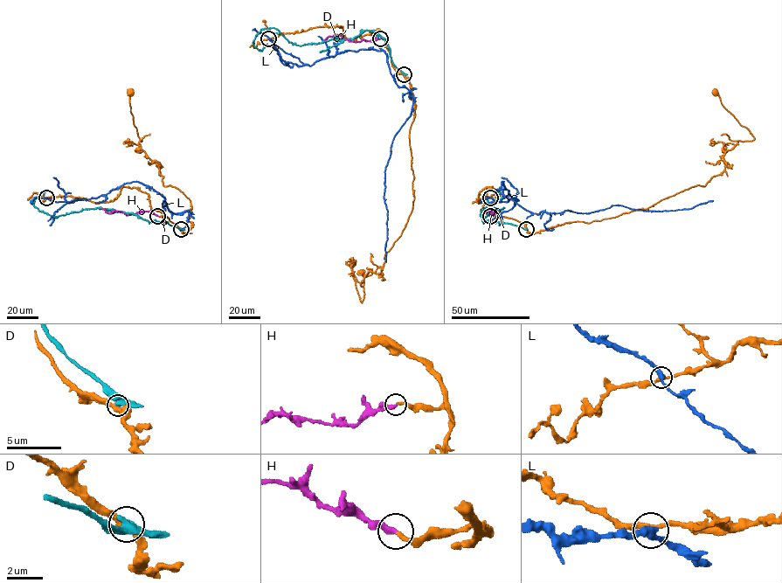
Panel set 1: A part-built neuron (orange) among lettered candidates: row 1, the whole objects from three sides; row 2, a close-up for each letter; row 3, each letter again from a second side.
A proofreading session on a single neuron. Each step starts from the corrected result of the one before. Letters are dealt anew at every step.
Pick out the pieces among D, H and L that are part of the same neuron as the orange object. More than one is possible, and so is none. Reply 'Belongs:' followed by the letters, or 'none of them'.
Belongs: H

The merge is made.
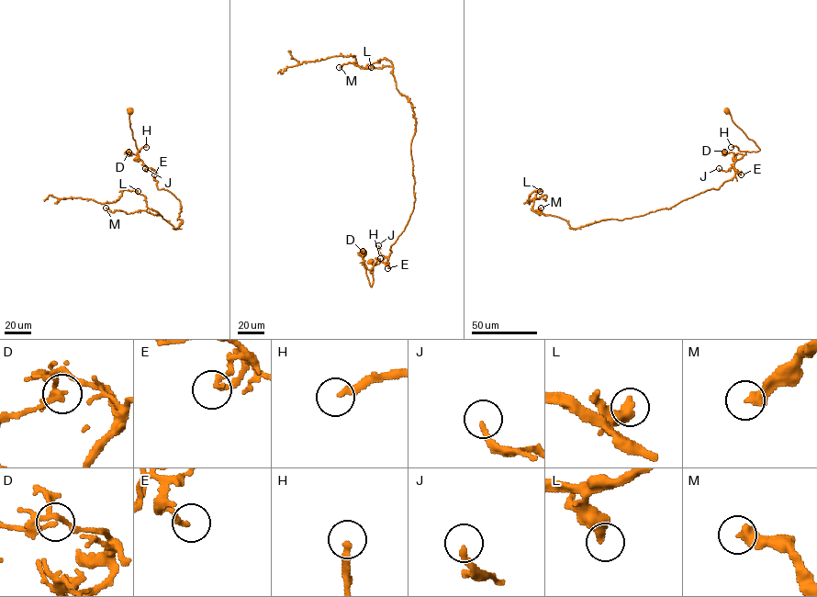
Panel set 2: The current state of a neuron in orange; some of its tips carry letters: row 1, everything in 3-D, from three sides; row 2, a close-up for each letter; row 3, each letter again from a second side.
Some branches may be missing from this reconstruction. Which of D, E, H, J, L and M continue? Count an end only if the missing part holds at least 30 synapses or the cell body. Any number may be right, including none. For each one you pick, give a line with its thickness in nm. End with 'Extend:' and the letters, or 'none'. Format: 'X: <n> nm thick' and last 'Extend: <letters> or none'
Extend: none

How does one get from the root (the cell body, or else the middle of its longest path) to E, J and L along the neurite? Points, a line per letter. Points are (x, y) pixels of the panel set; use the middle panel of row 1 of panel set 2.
E: (363, 254), (371, 287), (373, 277), (370, 271), (374, 264), (381, 261), (387, 264), (387, 268)
J: (363, 254), (371, 287), (373, 277), (370, 271), (377, 261), (384, 257), (379, 252), (378, 245)
L: (363, 254), (371, 287), (370, 271), (387, 262), (415, 200), (414, 113), (392, 63), (371, 67)

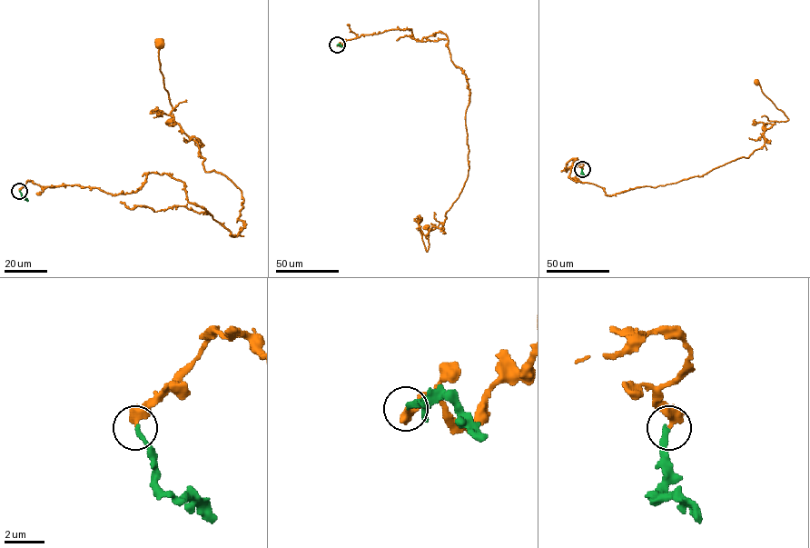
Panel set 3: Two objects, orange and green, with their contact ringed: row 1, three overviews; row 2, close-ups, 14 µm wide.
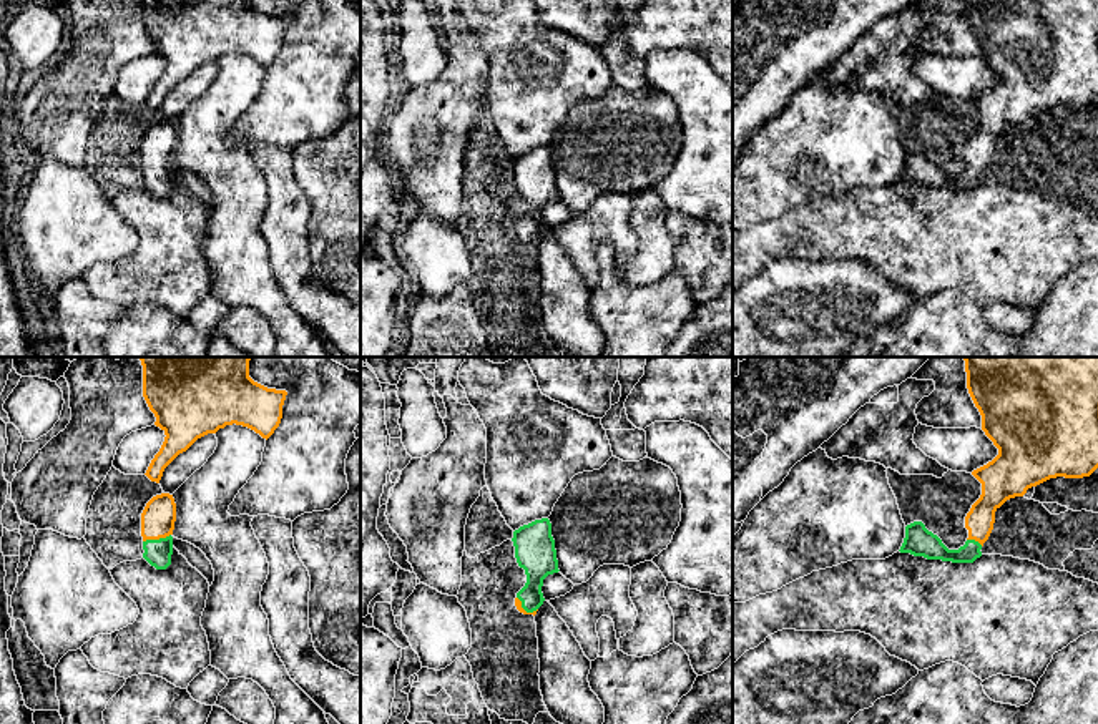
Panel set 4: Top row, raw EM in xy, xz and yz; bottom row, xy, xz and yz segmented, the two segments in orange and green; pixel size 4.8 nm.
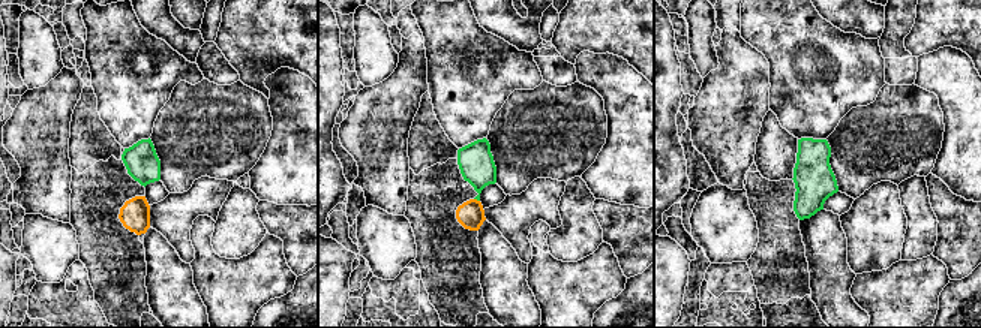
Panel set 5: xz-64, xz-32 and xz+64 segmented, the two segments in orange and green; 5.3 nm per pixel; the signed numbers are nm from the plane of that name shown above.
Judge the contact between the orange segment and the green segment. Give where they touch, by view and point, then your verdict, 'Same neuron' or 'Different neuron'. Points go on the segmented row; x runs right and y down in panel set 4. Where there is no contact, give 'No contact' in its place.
Touches orange at xy (156, 538). Same neuron

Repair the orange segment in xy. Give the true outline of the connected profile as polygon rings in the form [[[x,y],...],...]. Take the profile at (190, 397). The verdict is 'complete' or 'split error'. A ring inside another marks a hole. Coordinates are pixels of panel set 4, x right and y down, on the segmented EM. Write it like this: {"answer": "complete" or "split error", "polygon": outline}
{"answer": "complete", "polygon": [[[140,357],[140,360],[143,365],[143,397],[156,417],[154,425],[166,435],[145,473],[151,482],[159,483],[164,468],[198,438],[216,433],[226,425],[248,427],[267,440],[281,423],[287,392],[267,389],[254,382],[249,377],[251,357]]]}

